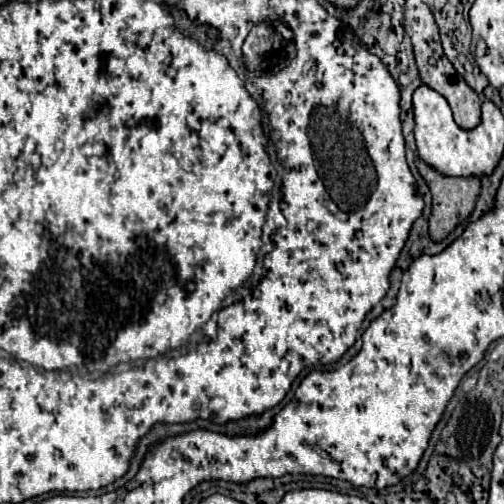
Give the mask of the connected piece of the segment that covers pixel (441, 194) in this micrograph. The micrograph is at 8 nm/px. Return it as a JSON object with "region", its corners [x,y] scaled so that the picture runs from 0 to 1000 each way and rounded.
{"region":[[[827,317],[827,337],[843,353],[855,385],[859,385],[859,413],[855,413],[855,433],[851,433],[851,464],[863,480],[879,476],[911,440],[927,437],[927,429],[938,421],[946,389],[950,389],[950,349],[931,349],[931,353],[899,353],[899,349],[879,349],[855,329],[847,329],[839,317]]]}

